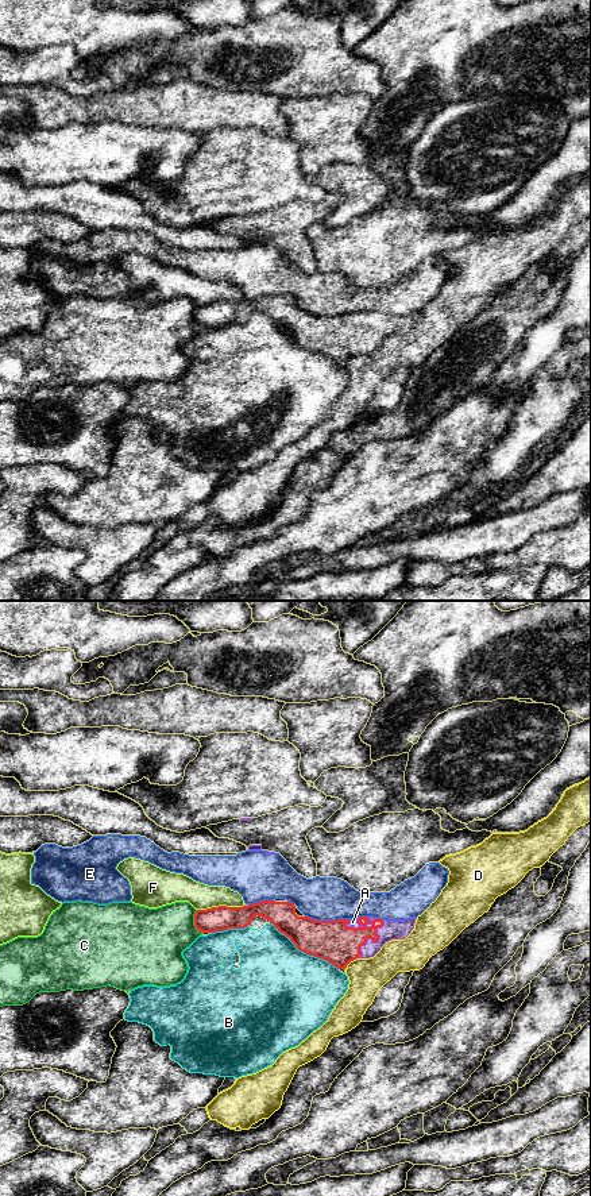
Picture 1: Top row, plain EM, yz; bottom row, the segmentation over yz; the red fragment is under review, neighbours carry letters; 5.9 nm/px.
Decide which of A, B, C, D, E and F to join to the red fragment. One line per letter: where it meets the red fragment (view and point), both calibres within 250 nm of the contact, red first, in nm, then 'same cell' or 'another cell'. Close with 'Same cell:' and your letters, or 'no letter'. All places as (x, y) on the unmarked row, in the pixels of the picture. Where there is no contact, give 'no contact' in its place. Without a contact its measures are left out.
A: contact yz (374, 336); calibres 240 and 110 nm; same cell
B: contact yz (304, 347); calibres 240 and 500 nm; another cell
C: contact yz (194, 317); calibres 150 and 360 nm; another cell
D: contact yz (351, 355); calibres 240 and 220 nm; another cell
E: contact yz (327, 316); calibres 240 and 260 nm; another cell
F: contact yz (220, 301); calibres 150 and 160 nm; another cell
Same cell: A

